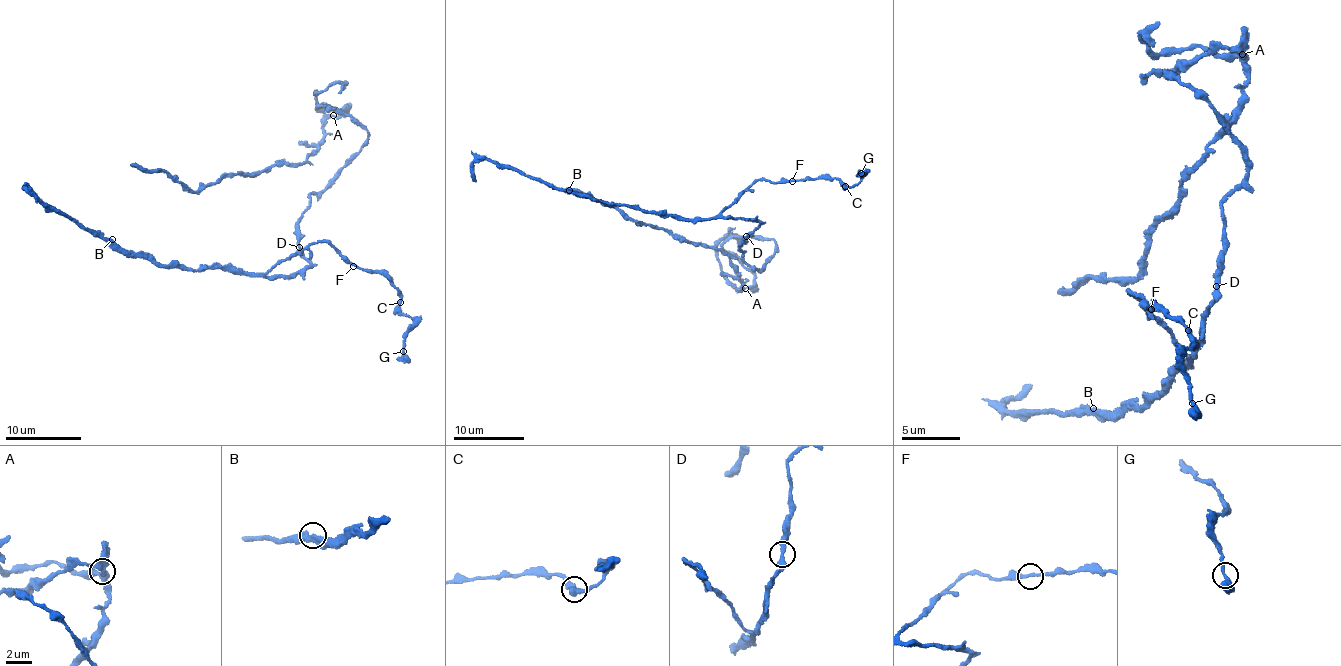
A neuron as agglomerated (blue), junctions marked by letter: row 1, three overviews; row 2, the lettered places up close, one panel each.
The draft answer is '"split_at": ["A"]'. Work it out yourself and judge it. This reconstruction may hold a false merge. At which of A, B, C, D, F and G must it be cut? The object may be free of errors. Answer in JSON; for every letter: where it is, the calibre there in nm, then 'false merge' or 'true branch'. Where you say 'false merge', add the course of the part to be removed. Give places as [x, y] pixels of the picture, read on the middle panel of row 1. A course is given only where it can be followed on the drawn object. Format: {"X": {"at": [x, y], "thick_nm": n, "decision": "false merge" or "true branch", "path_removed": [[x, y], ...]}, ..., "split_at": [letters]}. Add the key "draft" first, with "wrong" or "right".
{"draft": "right", "A": {"at": [745, 288], "thick_nm": 320, "decision": "false merge", "path_removed": [[746, 288], [739, 289], [744, 282], [726, 253], [638, 224], [613, 208], [562, 188]]}, "B": {"at": [569, 190], "thick_nm": 400, "decision": "true branch"}, "C": {"at": [845, 186], "thick_nm": 320, "decision": "true branch"}, "D": {"at": [746, 236], "thick_nm": 320, "decision": "true branch"}, "F": {"at": [792, 181], "thick_nm": 240, "decision": "true branch"}, "G": {"at": [861, 173], "thick_nm": 360, "decision": "true branch"}, "split_at": ["A"]}

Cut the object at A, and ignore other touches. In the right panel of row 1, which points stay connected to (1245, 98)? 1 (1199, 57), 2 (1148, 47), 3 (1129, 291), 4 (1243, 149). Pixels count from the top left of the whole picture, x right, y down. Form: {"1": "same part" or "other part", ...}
{"1": "other part", "2": "same part", "3": "other part", "4": "other part"}

